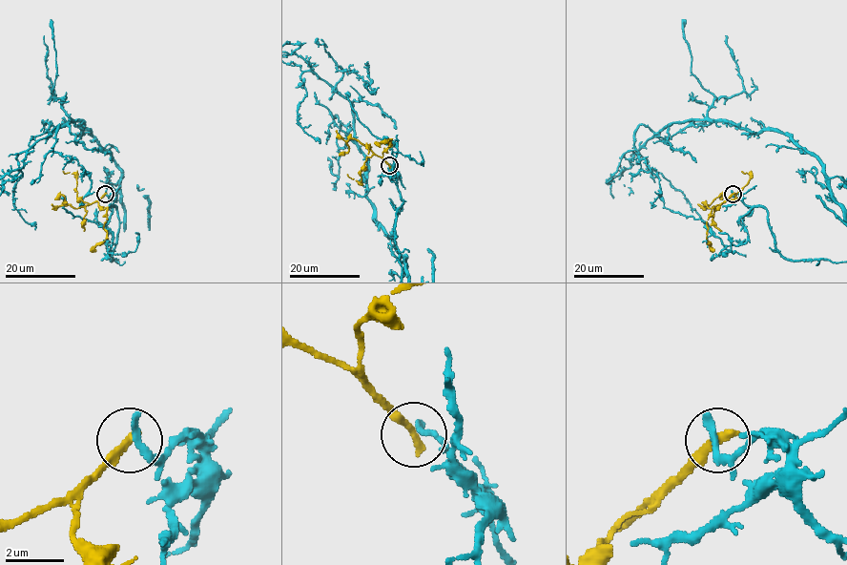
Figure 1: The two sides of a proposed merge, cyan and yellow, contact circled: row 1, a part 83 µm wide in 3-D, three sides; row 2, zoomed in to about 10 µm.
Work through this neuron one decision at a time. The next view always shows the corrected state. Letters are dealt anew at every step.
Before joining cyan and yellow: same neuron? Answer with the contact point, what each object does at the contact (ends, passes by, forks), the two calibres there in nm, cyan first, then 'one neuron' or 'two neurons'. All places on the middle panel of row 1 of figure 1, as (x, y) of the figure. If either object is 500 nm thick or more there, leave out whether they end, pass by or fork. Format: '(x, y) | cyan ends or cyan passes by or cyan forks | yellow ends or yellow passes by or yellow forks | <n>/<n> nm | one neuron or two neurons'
(389, 165) | cyan ends | yellow ends | 280/360 nm | two neurons

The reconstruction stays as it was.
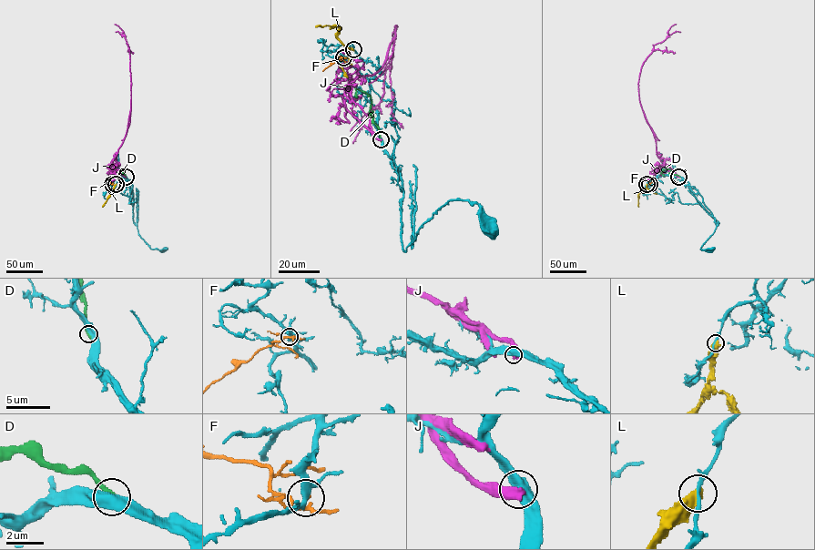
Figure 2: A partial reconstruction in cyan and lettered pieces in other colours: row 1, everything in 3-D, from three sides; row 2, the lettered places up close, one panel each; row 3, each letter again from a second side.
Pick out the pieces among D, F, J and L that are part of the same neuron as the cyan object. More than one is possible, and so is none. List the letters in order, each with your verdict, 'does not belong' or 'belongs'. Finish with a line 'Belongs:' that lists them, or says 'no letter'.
D: does not belong
F: does not belong
J: does not belong
L: does not belong
Belongs: no letter

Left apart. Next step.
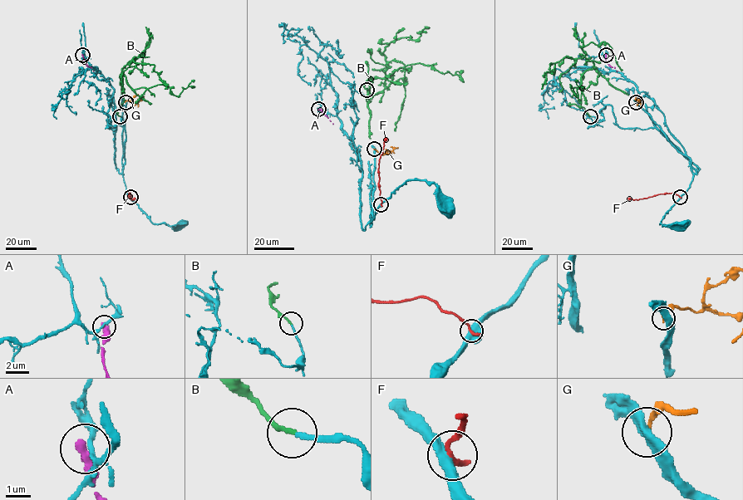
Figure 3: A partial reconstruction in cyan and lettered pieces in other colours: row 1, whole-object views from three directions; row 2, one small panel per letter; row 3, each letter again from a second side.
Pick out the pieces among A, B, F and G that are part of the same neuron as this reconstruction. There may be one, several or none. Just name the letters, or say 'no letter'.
B

